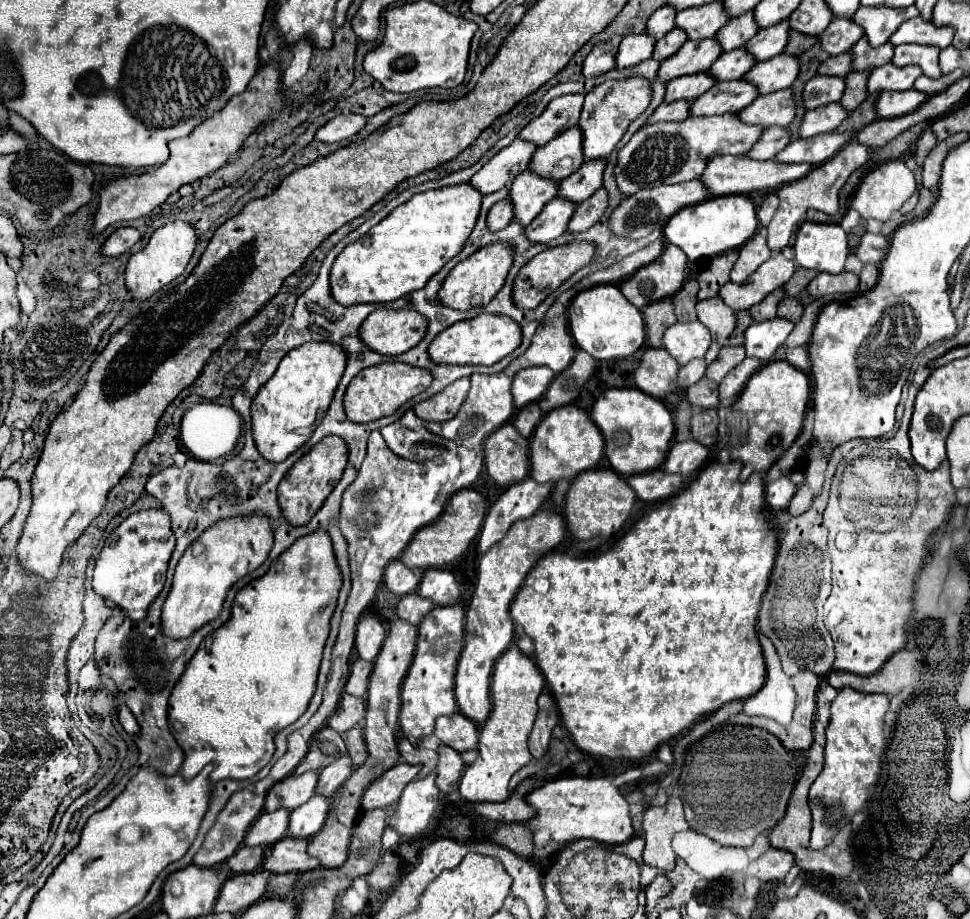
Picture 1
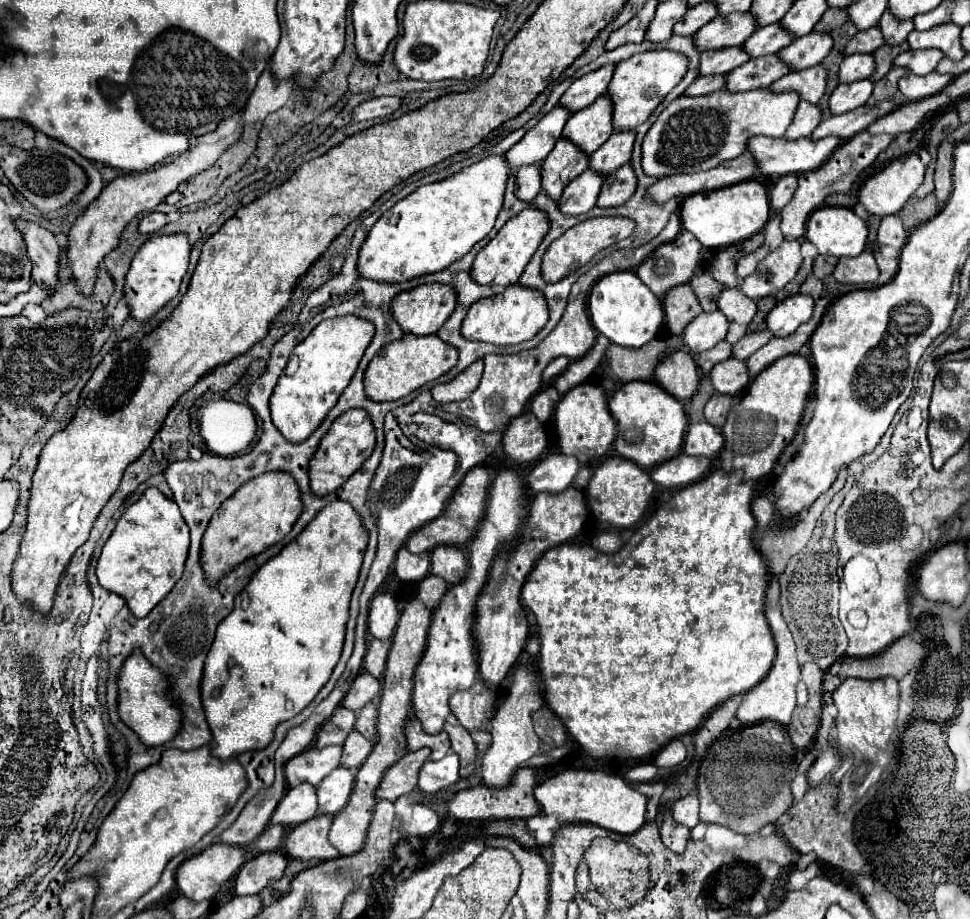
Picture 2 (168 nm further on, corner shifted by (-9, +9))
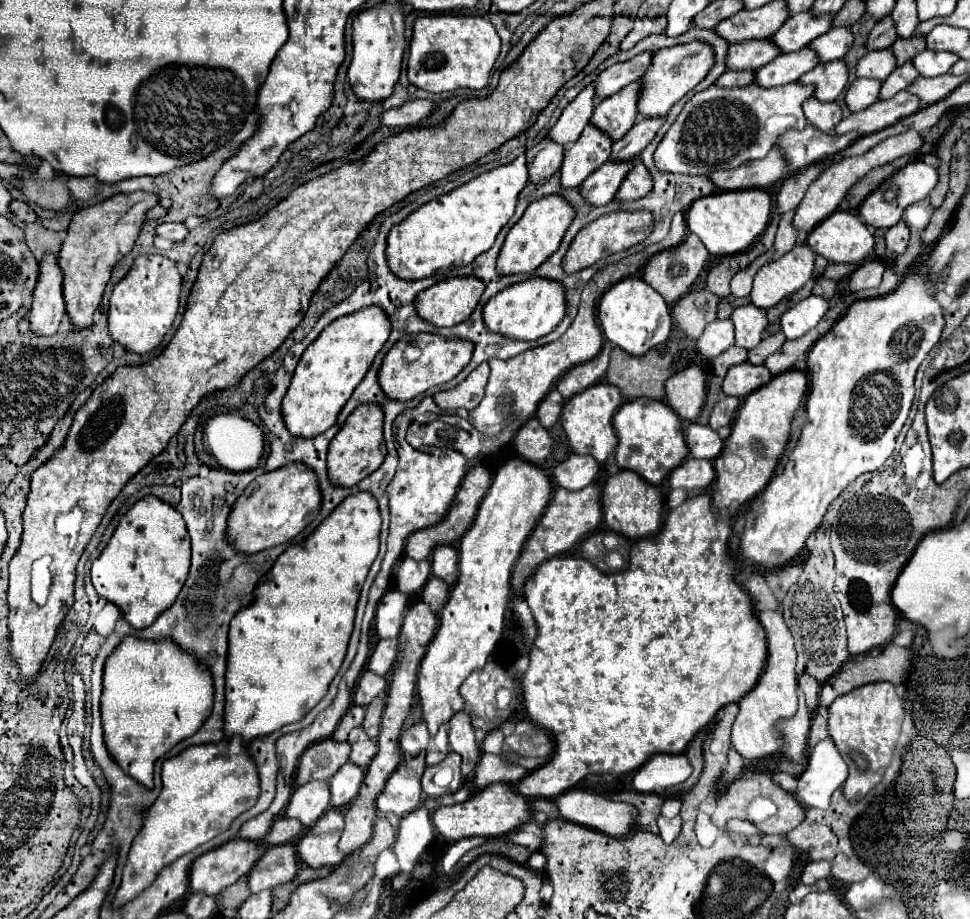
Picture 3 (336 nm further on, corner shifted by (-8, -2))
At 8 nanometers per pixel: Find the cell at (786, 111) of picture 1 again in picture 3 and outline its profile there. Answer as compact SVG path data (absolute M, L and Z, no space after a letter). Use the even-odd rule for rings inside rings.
M844 58L832 60L832 62L822 62L810 72L806 72L798 82L804 84L814 84L816 92L814 96L820 102L832 102L838 98L838 94L844 90L848 84L848 66Z

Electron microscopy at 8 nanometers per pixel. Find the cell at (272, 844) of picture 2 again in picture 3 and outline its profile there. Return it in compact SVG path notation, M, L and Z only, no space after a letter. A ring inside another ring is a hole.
M276 818L272 824L272 830L266 834L264 842L268 846L278 846L284 842L292 842L296 840L296 836L302 832L302 824L294 818Z

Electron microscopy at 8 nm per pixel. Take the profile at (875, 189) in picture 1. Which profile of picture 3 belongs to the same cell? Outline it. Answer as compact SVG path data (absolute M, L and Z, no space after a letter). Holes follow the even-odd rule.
M914 160L914 162L906 164L904 168L900 168L896 174L892 174L890 178L886 178L874 192L870 192L864 198L864 202L860 206L860 216L872 228L892 228L900 222L904 208L914 202L924 200L934 190L936 182L938 182L936 168L928 166L922 160Z

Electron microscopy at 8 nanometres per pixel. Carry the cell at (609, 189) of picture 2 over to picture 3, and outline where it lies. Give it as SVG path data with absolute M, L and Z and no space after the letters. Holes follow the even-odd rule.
M636 162L634 168L628 172L628 176L624 178L618 194L616 194L616 200L636 200L636 198L642 198L644 194L648 194L654 186L654 180L652 180L652 174L648 172L648 168L642 164L642 162Z

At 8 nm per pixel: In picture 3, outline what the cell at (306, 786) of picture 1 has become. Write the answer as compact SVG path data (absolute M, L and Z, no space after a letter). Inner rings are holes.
M332 738L312 744L300 758L296 772L296 784L310 780L330 780L338 768L348 760L350 746L348 742L336 742Z

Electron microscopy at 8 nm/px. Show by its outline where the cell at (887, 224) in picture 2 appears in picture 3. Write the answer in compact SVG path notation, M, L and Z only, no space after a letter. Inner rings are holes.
M898 222L890 230L886 230L886 246L888 246L888 252L894 252L896 256L904 254L906 246L908 246L908 238L910 238L910 230L908 230L908 226L904 222Z

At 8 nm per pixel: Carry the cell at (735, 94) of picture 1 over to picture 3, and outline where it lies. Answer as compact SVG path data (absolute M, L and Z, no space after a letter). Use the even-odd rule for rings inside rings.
M804 46L798 52L780 54L772 62L768 62L760 70L756 70L754 82L760 86L766 86L766 88L790 84L790 82L796 82L808 70L812 70L818 62L820 62L818 54L810 46Z

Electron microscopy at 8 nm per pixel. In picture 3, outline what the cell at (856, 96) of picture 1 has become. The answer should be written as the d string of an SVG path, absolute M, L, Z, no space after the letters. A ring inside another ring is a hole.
M912 34L912 38L898 38L892 44L892 50L894 50L896 58L898 58L898 66L904 64L906 60L912 60L924 48L926 48L926 40L924 40L924 36L920 38L918 34Z

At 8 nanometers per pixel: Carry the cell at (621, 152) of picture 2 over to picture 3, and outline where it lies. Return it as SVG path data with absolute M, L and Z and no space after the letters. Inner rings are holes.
M644 118L640 122L636 122L636 126L632 126L632 130L628 130L628 134L620 140L614 142L612 146L612 156L610 160L628 160L636 154L640 154L656 136L658 128L664 124L666 118Z

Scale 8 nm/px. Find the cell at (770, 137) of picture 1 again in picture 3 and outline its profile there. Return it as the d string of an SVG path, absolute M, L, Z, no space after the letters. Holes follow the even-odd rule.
M814 96L804 102L804 114L808 124L822 132L832 132L842 120L842 108L836 102L818 102Z

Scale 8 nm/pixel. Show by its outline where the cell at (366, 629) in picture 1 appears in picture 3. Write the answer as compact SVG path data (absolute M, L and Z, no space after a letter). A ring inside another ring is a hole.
M388 592L376 610L376 630L380 638L396 638L402 628L404 612L408 608L408 594Z

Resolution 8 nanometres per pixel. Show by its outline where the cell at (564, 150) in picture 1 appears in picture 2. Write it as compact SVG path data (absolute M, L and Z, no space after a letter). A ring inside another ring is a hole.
M601 95L593 105L569 117L561 137L577 145L585 155L591 155L611 137L611 133L613 133L613 127L611 127L609 99Z

